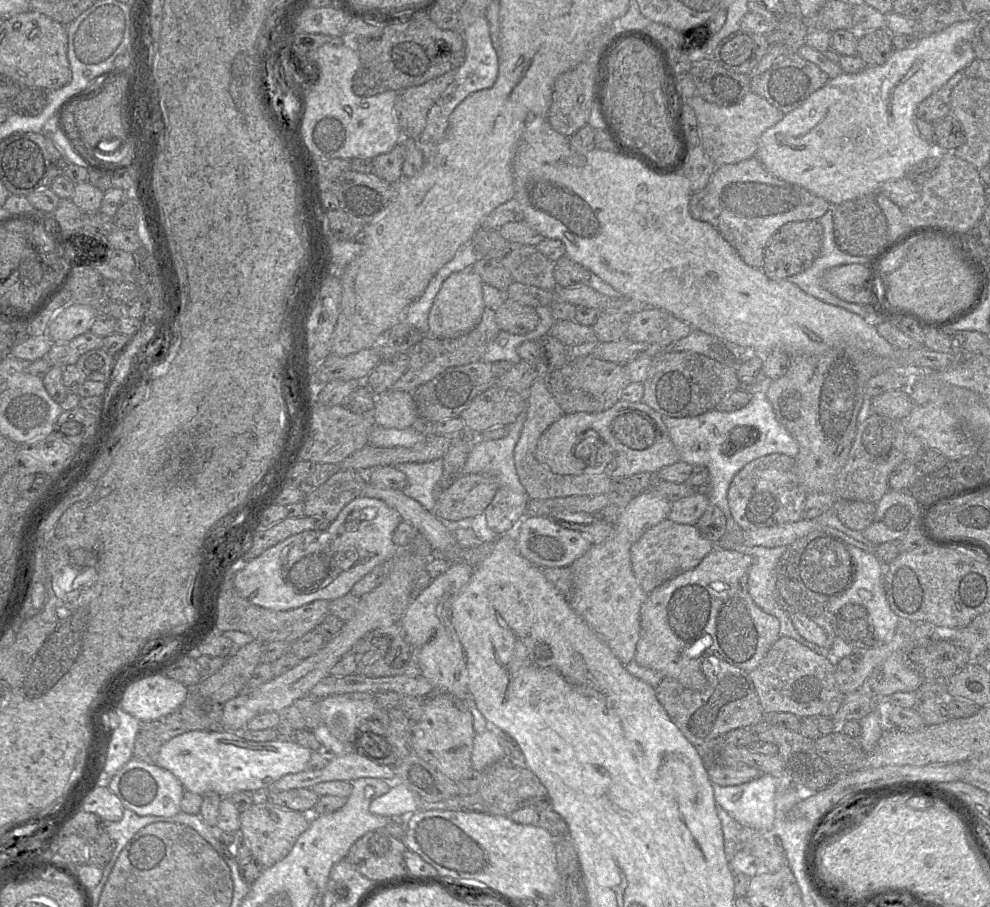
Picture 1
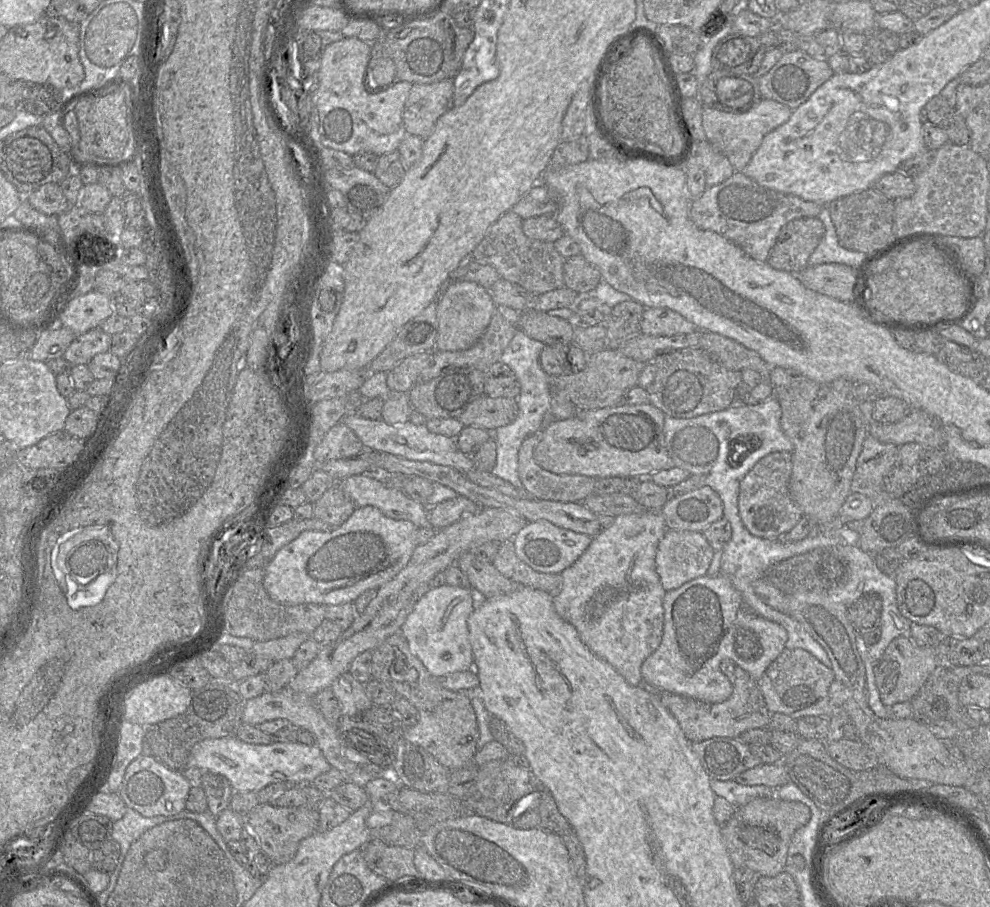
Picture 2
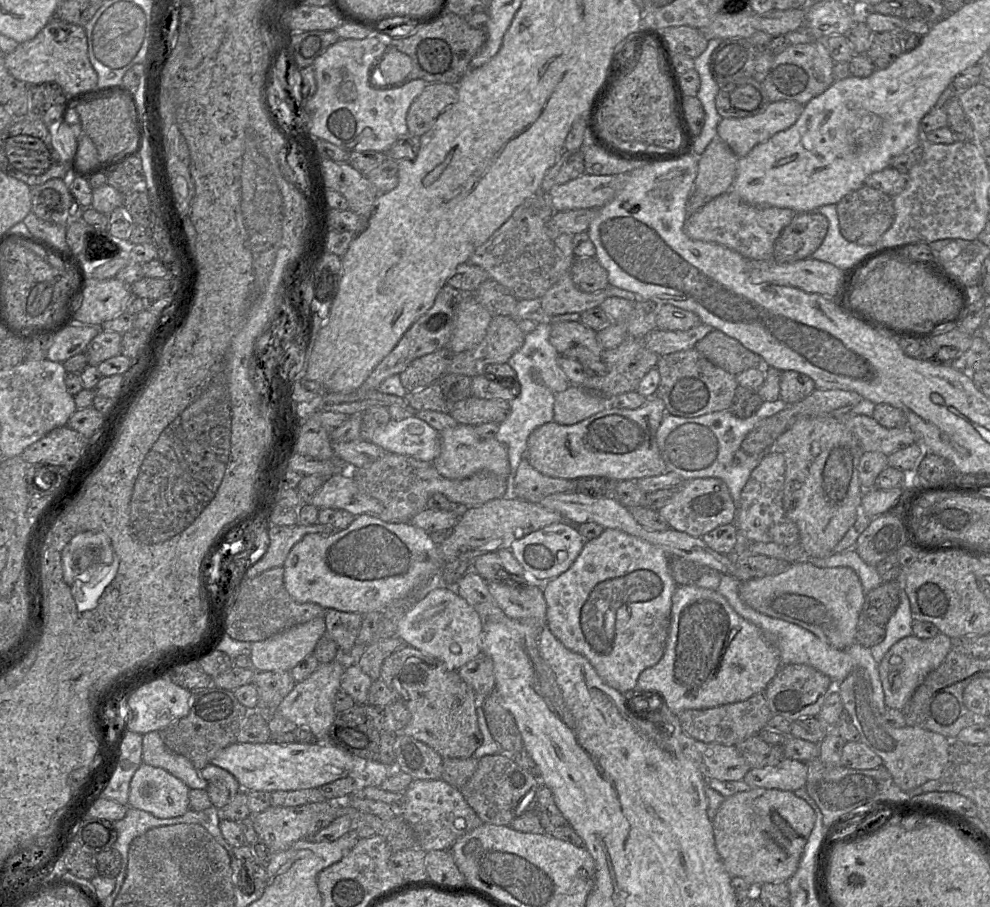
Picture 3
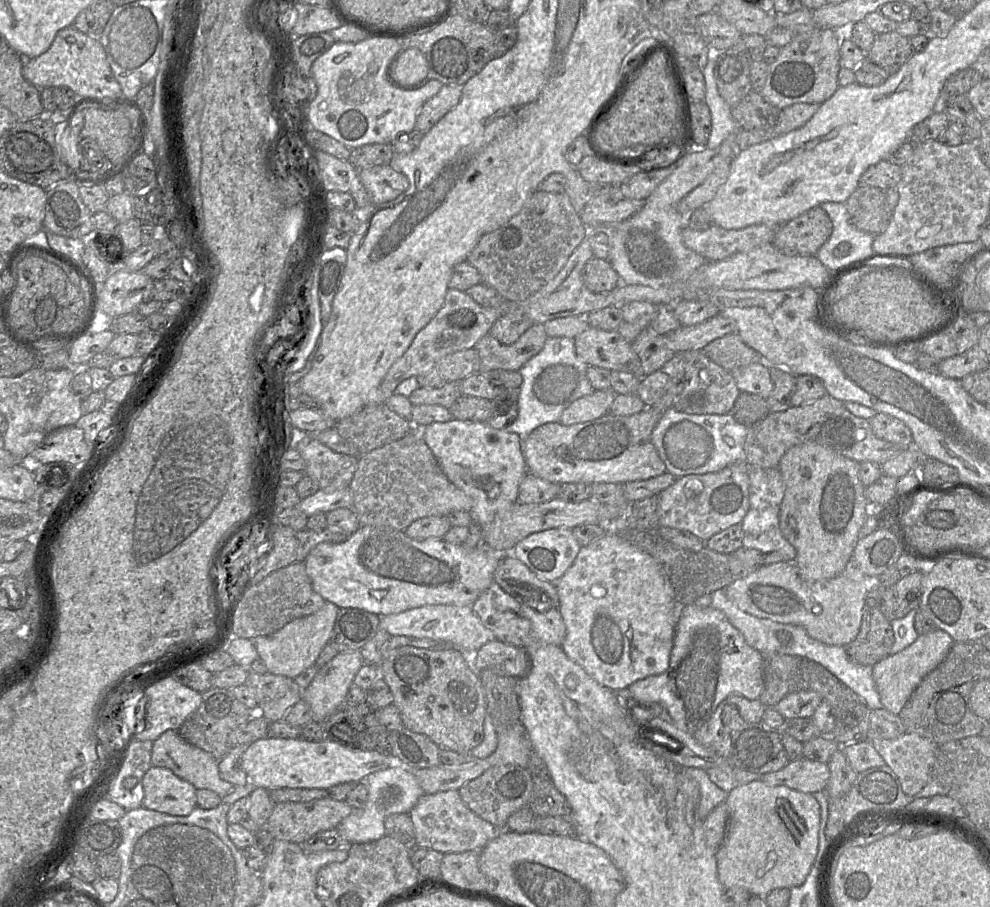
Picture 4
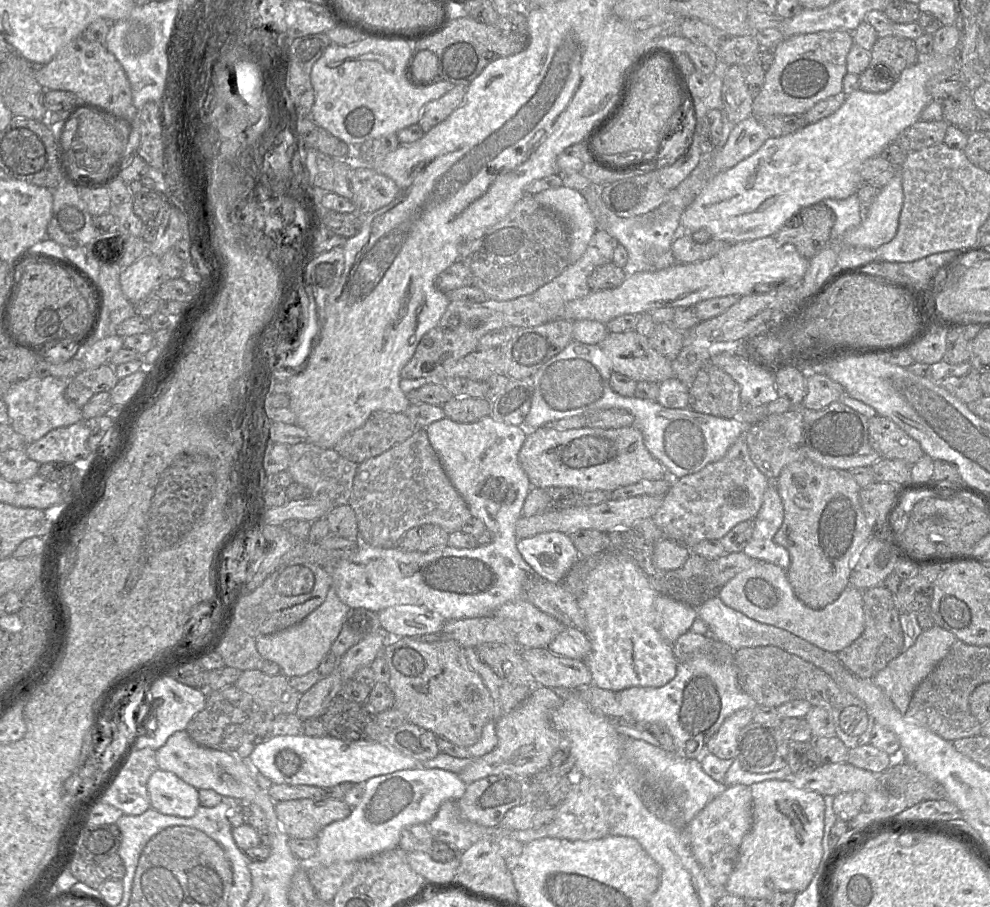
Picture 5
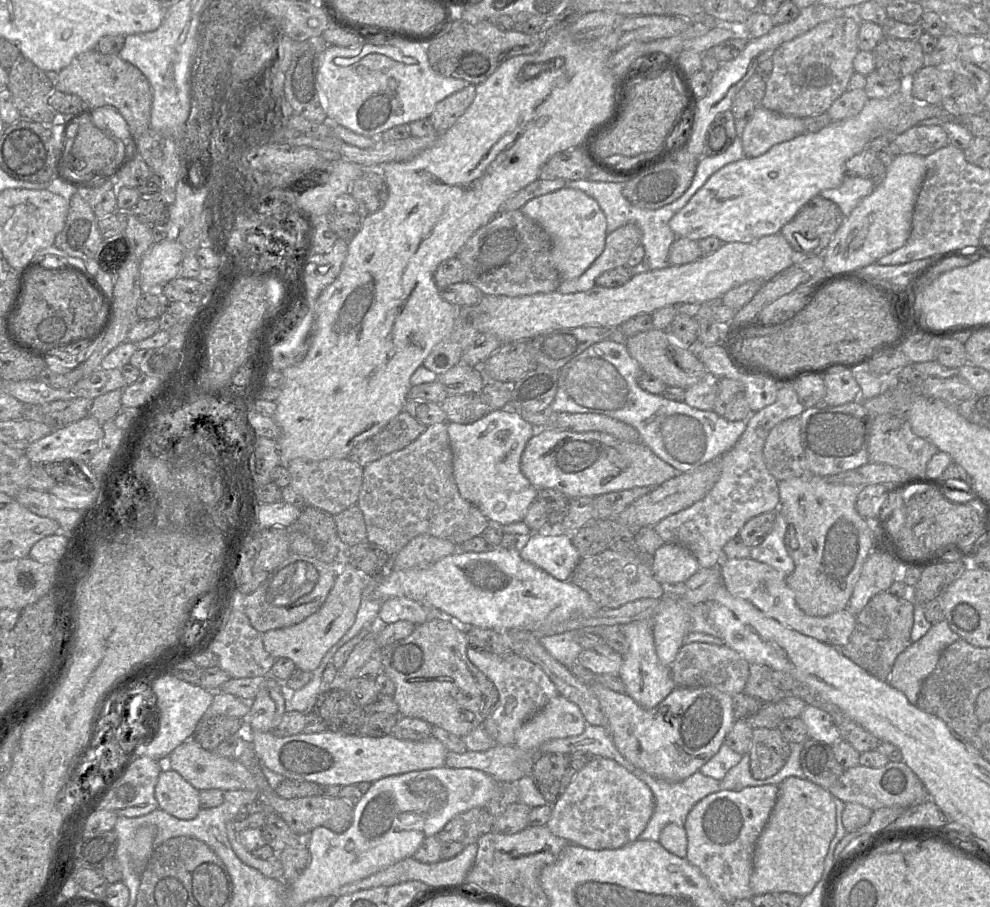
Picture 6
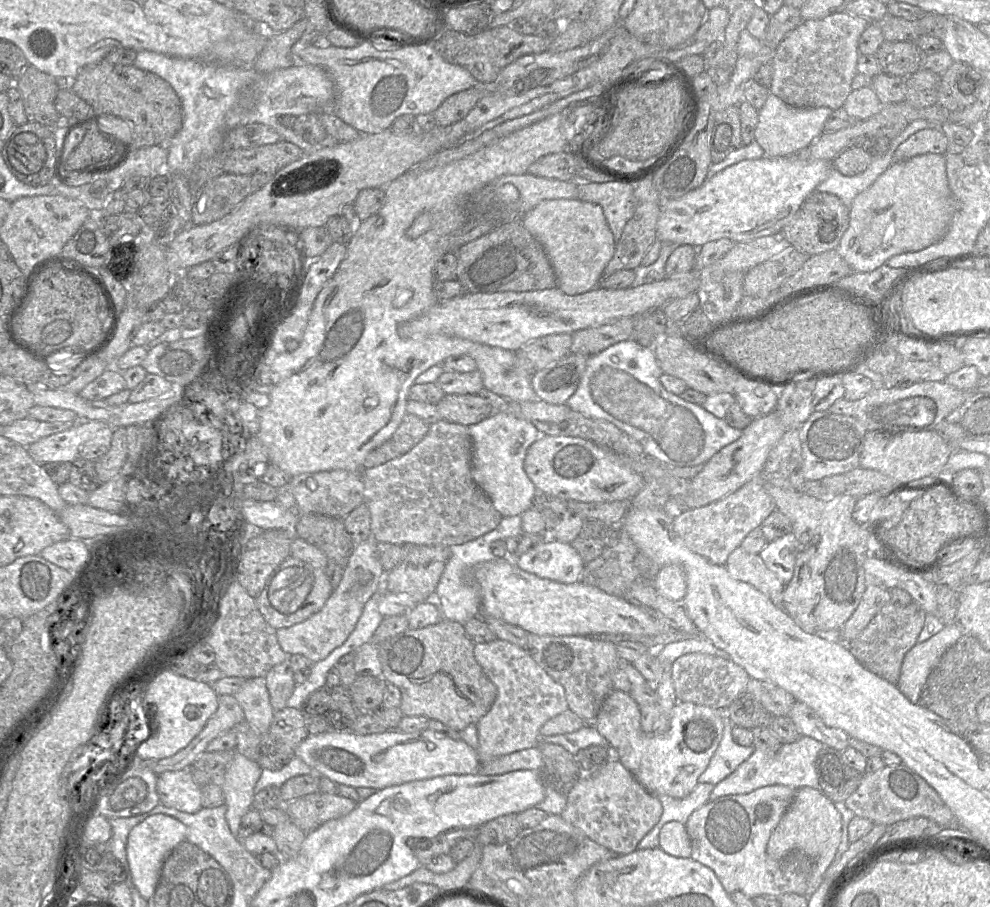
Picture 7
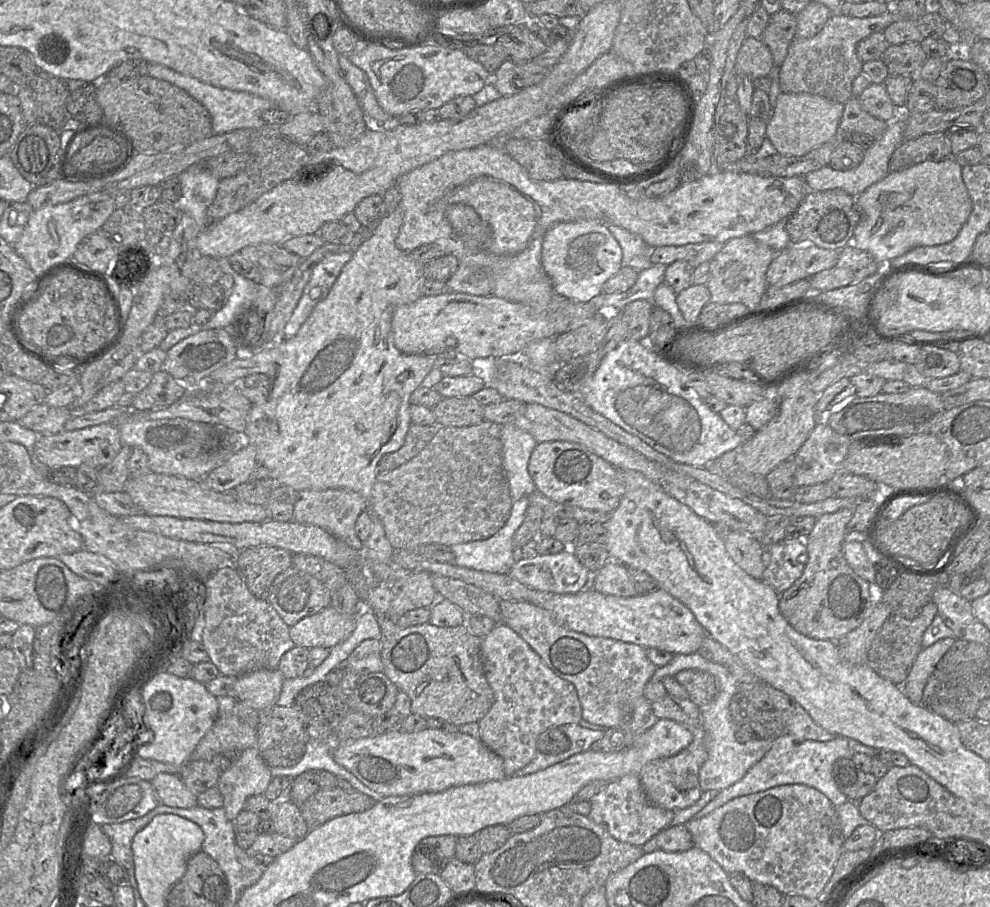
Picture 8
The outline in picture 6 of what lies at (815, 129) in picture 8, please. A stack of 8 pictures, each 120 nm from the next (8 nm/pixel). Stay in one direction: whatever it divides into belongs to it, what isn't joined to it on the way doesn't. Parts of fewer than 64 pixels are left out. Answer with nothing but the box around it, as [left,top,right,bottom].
[741,105,805,157]

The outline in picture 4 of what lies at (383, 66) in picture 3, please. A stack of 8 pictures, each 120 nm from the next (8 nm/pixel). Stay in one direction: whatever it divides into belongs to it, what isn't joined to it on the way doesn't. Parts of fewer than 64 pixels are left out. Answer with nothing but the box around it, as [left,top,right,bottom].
[388,48,428,85]

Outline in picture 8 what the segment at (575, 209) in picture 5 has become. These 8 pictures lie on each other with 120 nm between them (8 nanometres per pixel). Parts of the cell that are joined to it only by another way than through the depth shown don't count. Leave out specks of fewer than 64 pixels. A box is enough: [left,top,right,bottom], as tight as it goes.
[541,220,621,303]

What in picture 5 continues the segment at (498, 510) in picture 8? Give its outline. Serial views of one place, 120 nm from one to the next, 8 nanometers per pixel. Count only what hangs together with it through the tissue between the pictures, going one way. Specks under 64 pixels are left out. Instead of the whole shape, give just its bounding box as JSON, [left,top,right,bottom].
[348,428,472,548]

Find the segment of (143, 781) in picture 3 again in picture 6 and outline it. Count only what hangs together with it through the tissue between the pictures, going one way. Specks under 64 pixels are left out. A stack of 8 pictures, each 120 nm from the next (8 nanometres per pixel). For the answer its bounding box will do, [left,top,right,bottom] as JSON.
[155,766,201,820]

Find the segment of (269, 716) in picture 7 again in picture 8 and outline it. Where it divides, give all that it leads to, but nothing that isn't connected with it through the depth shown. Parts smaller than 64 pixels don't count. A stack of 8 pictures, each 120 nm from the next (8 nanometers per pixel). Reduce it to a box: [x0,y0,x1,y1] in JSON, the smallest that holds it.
[233,669,284,712]

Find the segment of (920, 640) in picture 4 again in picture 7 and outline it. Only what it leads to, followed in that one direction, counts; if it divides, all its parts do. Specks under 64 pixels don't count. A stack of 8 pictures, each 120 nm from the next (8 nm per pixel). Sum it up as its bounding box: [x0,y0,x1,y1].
[897,623,963,704]

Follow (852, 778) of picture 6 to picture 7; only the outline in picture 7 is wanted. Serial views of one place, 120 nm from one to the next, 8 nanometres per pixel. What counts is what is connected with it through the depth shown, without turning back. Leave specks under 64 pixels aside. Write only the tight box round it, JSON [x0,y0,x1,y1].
[845,764,961,828]

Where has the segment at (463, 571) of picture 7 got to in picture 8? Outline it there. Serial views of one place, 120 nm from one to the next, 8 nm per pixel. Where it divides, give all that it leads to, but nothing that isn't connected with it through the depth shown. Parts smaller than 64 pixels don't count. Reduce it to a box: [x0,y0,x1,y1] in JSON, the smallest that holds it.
[450,496,529,573]

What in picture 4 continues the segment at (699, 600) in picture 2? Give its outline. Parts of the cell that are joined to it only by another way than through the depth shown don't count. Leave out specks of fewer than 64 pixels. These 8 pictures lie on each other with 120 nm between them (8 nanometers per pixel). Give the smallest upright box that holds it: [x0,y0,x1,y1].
[629,604,764,734]

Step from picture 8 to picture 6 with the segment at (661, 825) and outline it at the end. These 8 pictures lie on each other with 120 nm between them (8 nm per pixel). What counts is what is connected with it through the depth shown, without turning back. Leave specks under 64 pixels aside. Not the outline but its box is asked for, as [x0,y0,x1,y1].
[546,757,654,850]

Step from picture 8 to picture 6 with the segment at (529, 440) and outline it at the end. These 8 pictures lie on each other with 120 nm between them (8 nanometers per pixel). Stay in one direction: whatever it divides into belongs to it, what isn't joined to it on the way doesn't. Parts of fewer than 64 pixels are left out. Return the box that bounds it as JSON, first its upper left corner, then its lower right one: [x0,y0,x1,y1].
[446,408,538,526]

